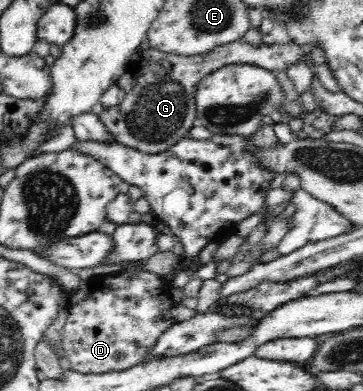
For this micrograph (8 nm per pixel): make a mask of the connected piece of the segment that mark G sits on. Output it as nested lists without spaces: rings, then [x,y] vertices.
[[[241,39],[195,56],[161,52],[150,46],[131,56],[124,73],[116,82],[126,88],[125,99],[97,115],[120,144],[136,148],[139,152],[165,152],[177,141],[189,136],[189,130],[196,124],[195,94],[198,84],[207,75],[228,64],[239,63],[254,64],[272,71],[285,70],[303,60],[306,53],[309,53],[308,49],[293,40],[285,44],[261,43],[255,46]]]

